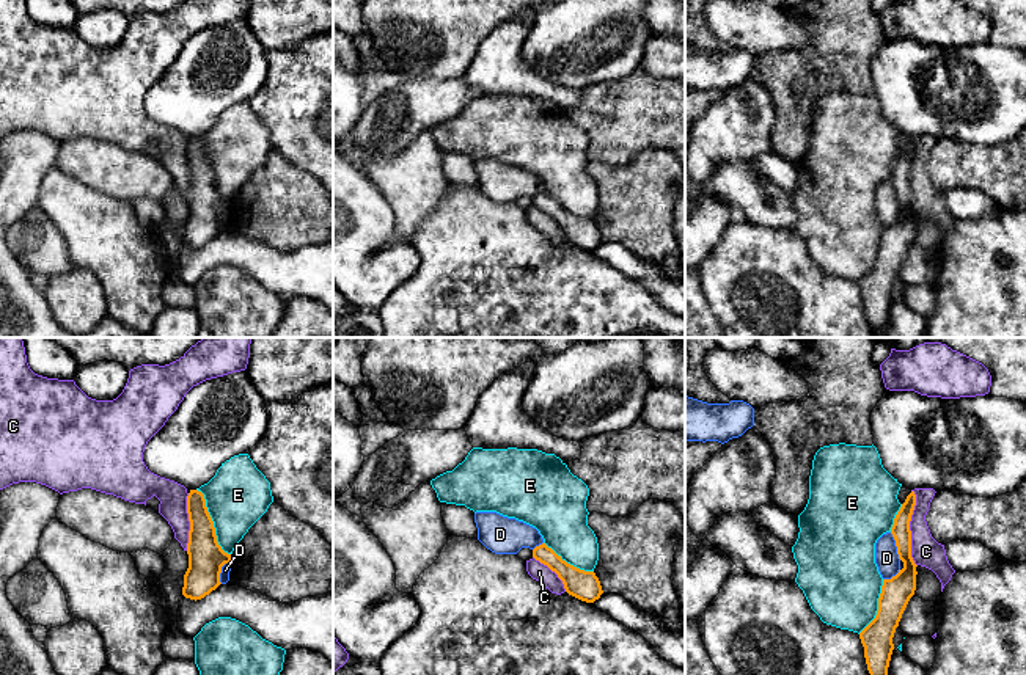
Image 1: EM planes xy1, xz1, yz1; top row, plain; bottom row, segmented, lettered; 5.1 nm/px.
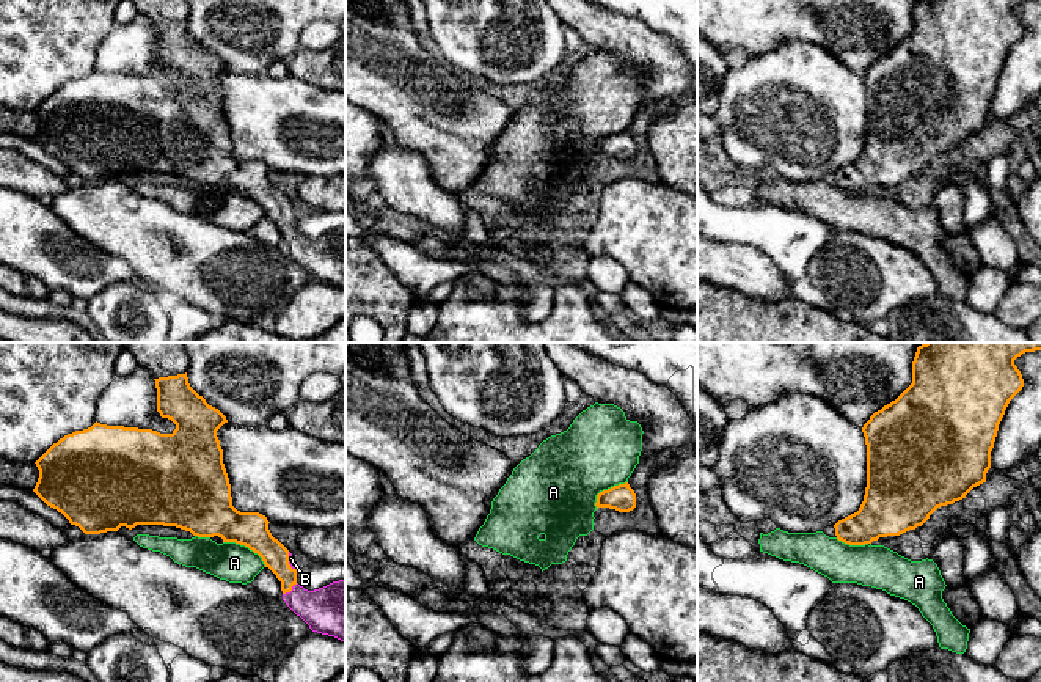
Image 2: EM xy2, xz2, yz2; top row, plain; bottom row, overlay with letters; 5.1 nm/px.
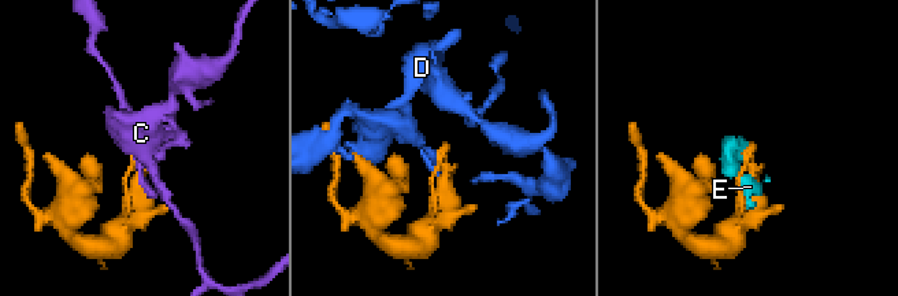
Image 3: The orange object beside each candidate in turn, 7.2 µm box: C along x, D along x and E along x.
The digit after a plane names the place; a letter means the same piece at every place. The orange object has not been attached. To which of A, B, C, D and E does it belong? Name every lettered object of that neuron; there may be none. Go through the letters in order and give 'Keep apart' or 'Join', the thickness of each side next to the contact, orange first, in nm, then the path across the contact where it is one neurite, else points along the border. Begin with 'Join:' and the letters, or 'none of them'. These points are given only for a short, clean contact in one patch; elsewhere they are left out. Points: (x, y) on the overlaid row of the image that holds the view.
Join: B
A: Keep apart. Thickness 240 nm (orange) against 200 nm. Boundary: xy2 (223, 541), (247, 546), (266, 566)
B: Join. Thickness 140 nm (orange) against 260 nm. Path across: xy2 (275, 557), (286, 571), (291, 590), (305, 604), (335, 610)
C: Keep apart. Thickness 100 nm (orange) against 160 nm
D: Keep apart. Thickness 160 nm (orange) against 120 nm
E: Keep apart. Thickness 190 nm (orange) against 320 nm

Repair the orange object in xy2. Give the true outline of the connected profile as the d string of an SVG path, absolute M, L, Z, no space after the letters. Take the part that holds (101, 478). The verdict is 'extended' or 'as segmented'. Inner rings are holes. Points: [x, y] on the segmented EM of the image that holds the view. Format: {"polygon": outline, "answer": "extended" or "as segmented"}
{"polygon": "M187 372L154 380L157 412L176 424L171 434L96 421L88 429L64 435L35 462L39 478L33 492L85 534L118 531L121 526L132 530L137 525L163 525L198 537L218 536L223 542L245 545L276 575L283 600L312 632L345 641L345 580L314 591L305 589L297 583L292 553L272 536L267 517L240 512L232 506L217 437L217 431L228 423L226 416L190 387Z", "answer": "extended"}

